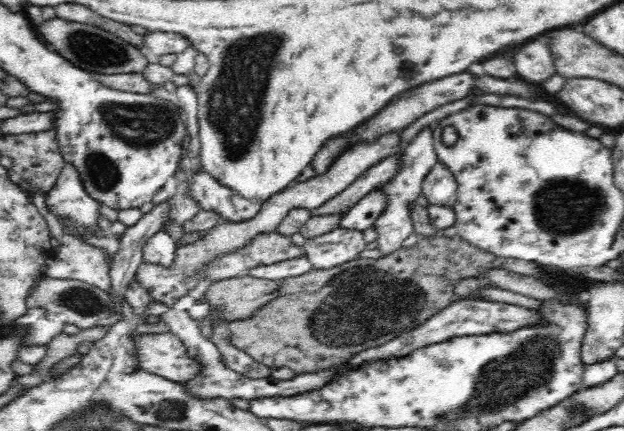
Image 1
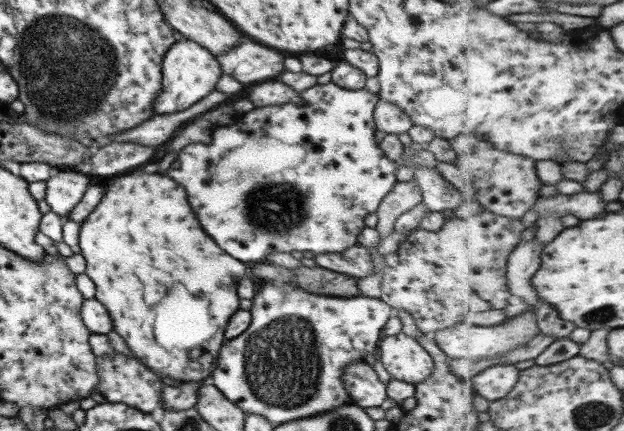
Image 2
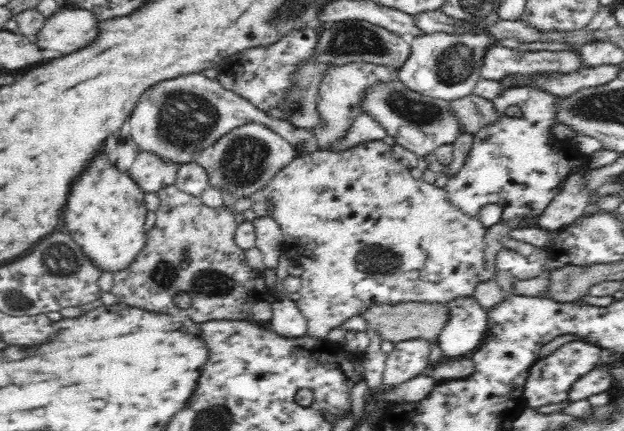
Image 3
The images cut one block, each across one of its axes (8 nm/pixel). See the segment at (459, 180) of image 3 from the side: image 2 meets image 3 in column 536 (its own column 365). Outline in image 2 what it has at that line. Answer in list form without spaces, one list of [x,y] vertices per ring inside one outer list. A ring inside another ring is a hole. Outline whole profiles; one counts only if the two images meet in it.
[[[330,82],[324,84],[324,86],[319,84],[318,86],[312,86],[304,92],[300,92],[300,98],[306,106],[302,106],[302,104],[296,104],[296,106],[294,104],[282,104],[282,106],[254,108],[252,112],[242,116],[242,120],[238,120],[236,124],[216,128],[212,132],[209,143],[188,144],[186,148],[182,148],[180,154],[178,154],[178,160],[166,172],[172,180],[176,180],[178,184],[182,184],[186,188],[188,202],[192,204],[192,210],[196,212],[196,216],[198,216],[202,228],[208,232],[208,236],[212,240],[216,240],[216,244],[220,244],[220,248],[224,248],[230,256],[238,258],[240,262],[262,263],[269,254],[294,252],[294,250],[298,250],[298,252],[308,250],[314,255],[332,252],[343,253],[347,248],[358,243],[357,236],[361,229],[365,227],[365,218],[375,212],[382,199],[394,188],[397,181],[396,169],[398,165],[385,155],[380,145],[378,146],[374,140],[374,132],[377,128],[375,127],[373,112],[380,99],[378,94],[370,93],[366,88],[346,90]]]

